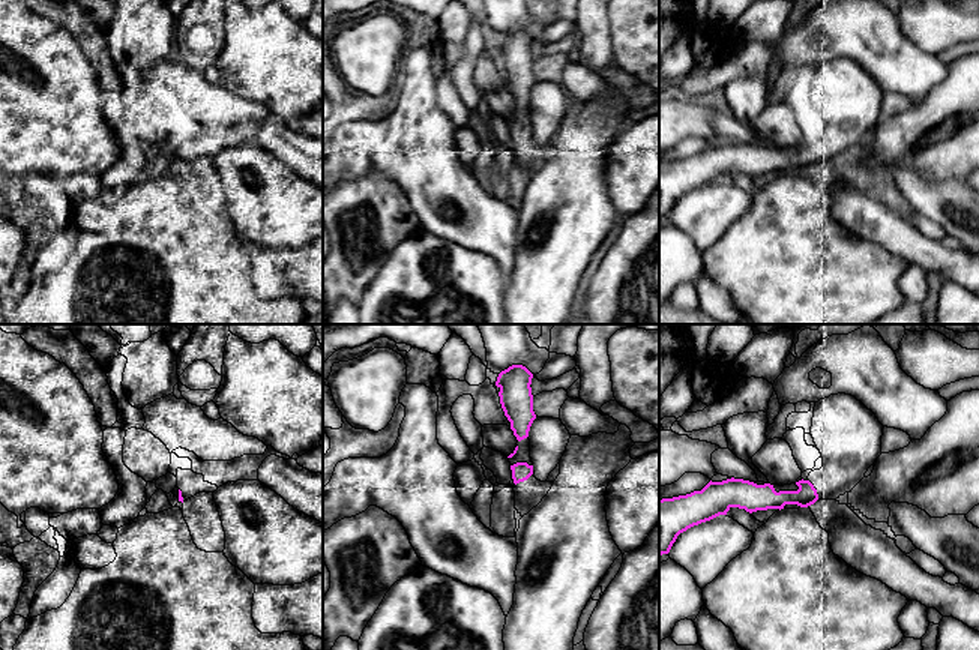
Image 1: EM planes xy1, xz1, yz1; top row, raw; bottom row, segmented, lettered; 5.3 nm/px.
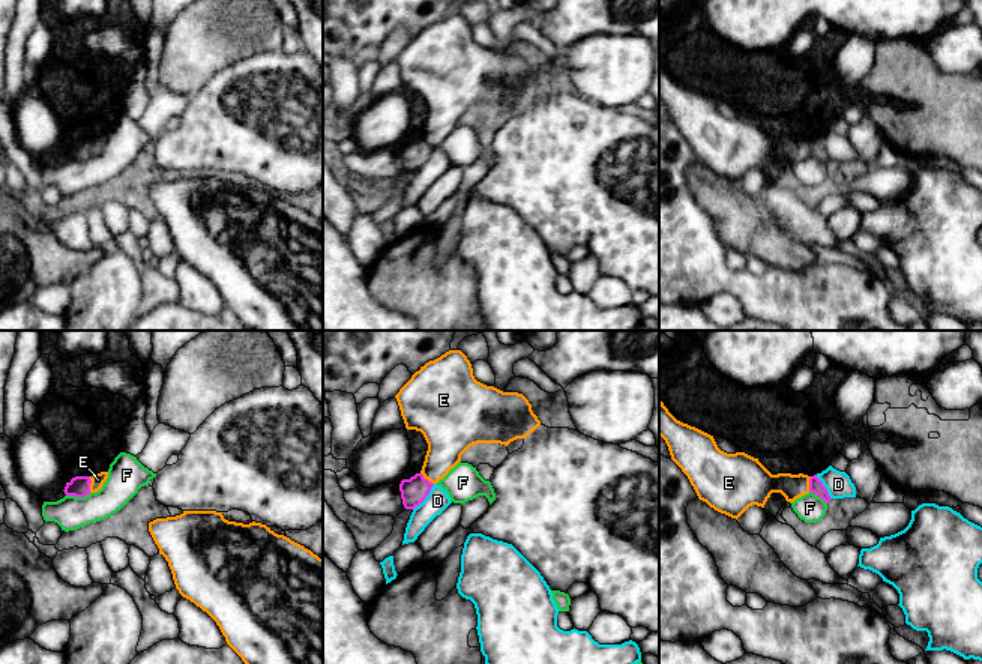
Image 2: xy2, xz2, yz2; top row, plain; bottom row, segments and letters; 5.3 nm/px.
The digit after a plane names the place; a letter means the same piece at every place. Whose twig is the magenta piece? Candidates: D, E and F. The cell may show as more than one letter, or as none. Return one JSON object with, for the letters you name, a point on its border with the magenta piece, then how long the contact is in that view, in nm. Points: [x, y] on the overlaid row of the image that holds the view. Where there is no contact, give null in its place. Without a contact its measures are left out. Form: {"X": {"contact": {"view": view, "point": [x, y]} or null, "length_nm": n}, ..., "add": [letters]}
{"add": []}

